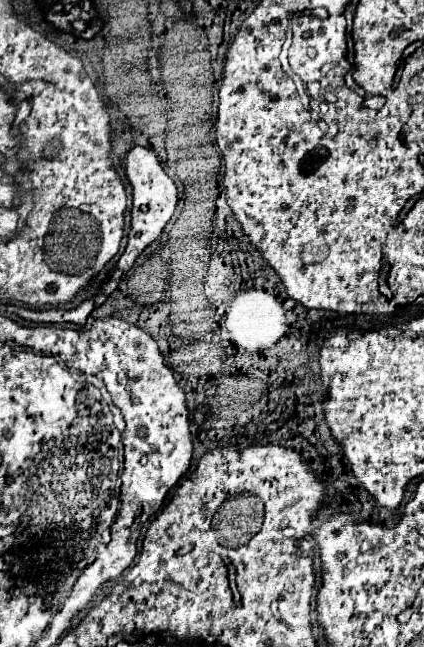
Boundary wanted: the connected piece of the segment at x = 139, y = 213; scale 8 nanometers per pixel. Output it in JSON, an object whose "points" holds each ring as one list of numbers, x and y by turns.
{"points":[[134,147,126,159,126,175,132,183,132,195,134,195,134,207,132,207,132,227,130,227,130,235,128,235,128,245,126,251,122,253,120,261,116,263,116,268,127,272,136,261,136,257,150,245,154,243,162,229,166,227,166,223,172,219,176,203,178,203,178,189,176,183,164,173,160,159,156,157,154,151,144,149,144,147]]}

